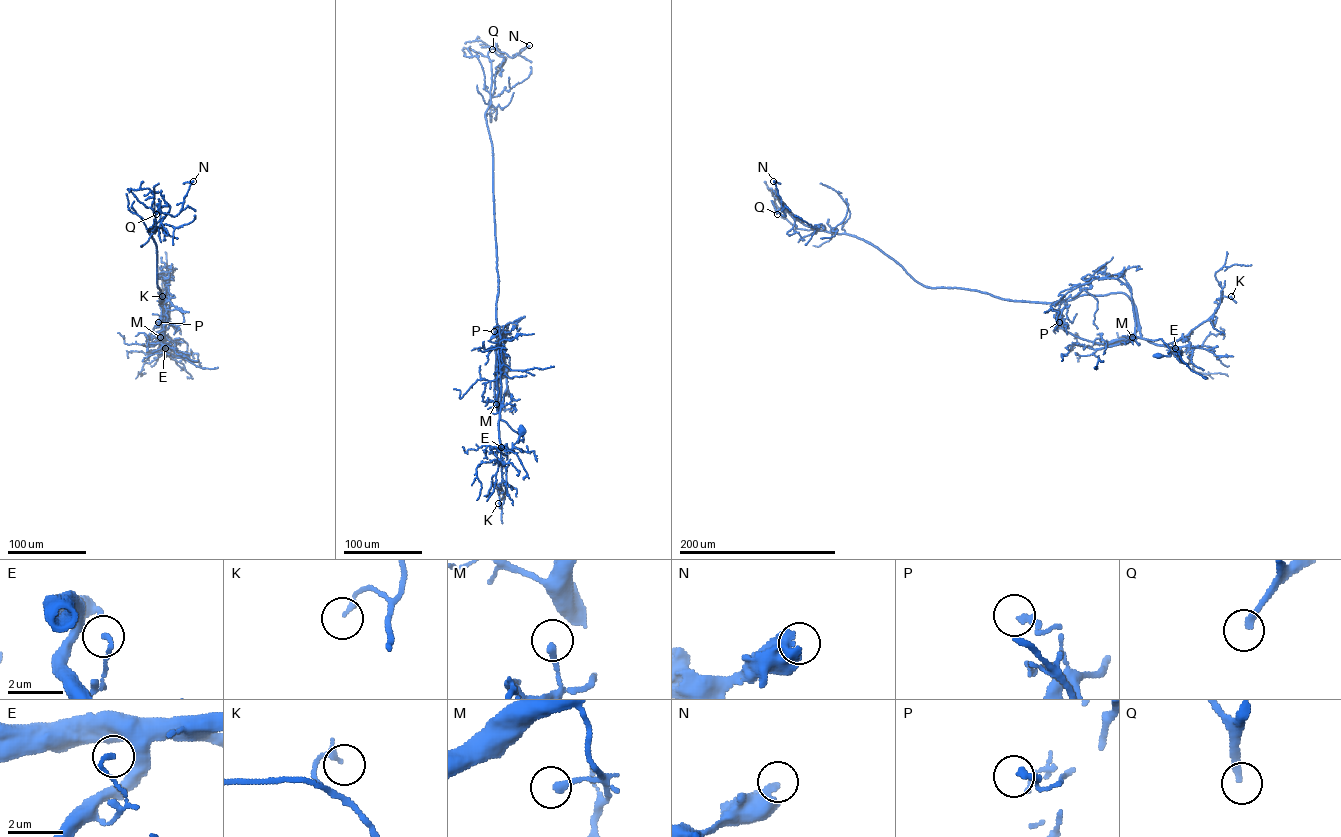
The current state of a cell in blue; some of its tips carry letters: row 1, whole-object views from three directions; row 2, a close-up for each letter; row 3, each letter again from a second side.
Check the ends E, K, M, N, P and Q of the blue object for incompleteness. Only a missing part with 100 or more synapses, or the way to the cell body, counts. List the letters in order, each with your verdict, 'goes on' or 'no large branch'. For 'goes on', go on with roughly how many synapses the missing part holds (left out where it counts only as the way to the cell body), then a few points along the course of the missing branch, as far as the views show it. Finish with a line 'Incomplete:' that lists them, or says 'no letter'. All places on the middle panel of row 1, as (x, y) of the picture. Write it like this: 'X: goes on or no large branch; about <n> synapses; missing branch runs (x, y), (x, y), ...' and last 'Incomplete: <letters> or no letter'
E: no large branch
K: no large branch
M: no large branch
N: no large branch
P: no large branch
Q: goes on; about 120 synapses; missing branch runs (492, 49), (488, 61), (490, 74), (485, 63)
Incomplete: Q

